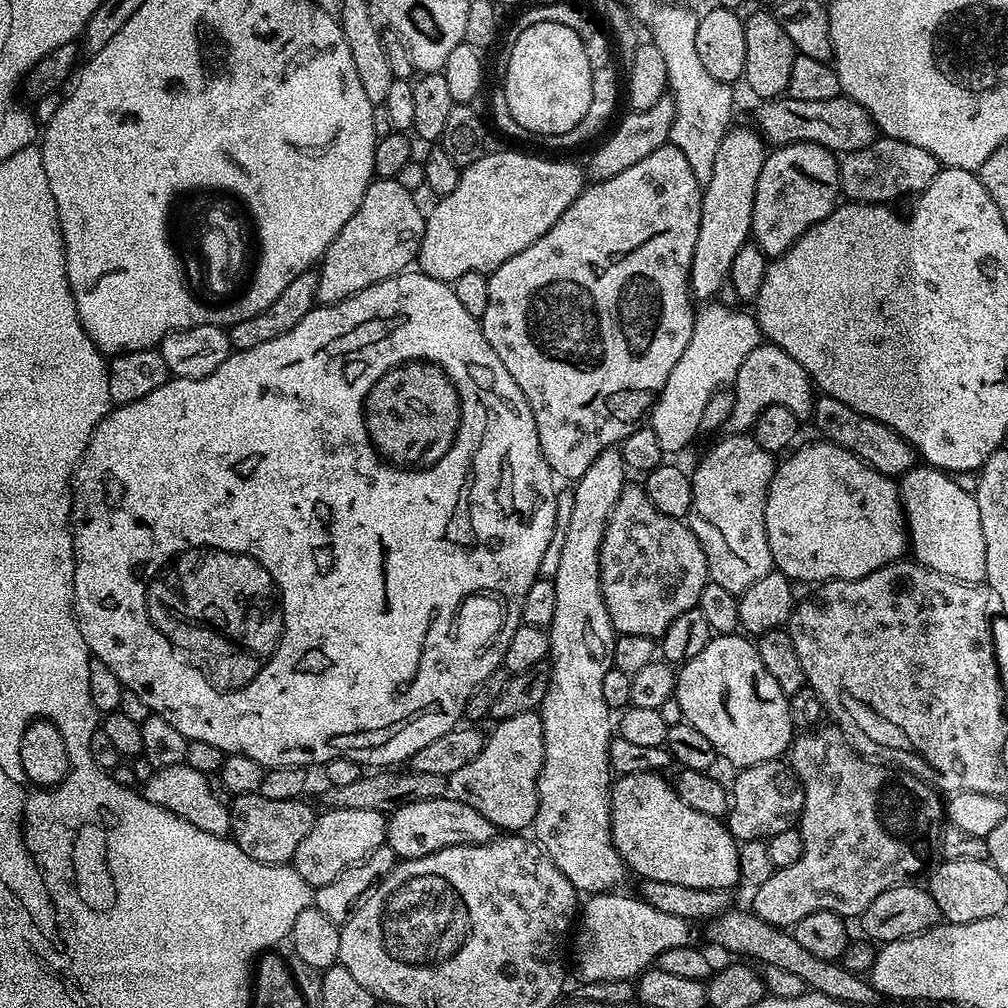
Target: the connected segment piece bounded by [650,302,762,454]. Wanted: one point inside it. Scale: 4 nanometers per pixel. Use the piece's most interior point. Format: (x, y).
(722, 336)

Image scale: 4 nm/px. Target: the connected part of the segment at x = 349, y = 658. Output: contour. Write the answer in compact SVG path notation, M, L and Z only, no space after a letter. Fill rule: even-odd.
M405 270L374 286L366 286L366 290L337 304L314 306L306 318L294 326L294 330L286 330L286 334L278 334L278 338L270 338L270 342L250 346L250 350L233 351L226 362L218 366L218 370L202 378L170 378L158 386L158 390L146 394L146 398L113 407L102 418L80 463L76 465L72 490L76 621L89 653L95 659L106 662L106 666L118 674L125 688L134 690L134 694L146 702L149 713L166 718L166 722L170 722L170 726L174 726L174 730L178 730L178 734L185 736L188 741L210 742L210 746L218 746L218 750L226 754L242 754L246 758L254 758L254 762L261 764L265 770L286 766L299 768L309 766L308 764L322 766L339 756L376 770L385 766L400 766L403 765L400 764L403 760L404 763L411 761L412 755L422 750L422 746L457 727L464 716L464 707L470 694L474 694L476 687L503 665L506 646L510 646L510 638L514 638L514 630L518 630L522 622L522 598L526 598L526 590L530 590L530 586L540 576L542 554L546 554L546 546L550 546L550 534L556 532L558 487L555 483L557 484L554 473L540 449L534 414L522 390L514 378L510 378L510 370L502 366L502 358L498 358L498 354L494 354L494 346L486 342L486 334L479 319L471 316L463 308L462 302L458 302L451 283L430 278L419 270Z

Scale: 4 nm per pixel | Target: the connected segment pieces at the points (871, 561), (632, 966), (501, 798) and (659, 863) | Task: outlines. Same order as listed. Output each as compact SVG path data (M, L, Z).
M823 438L817 441L817 444L801 443L784 458L789 460L781 459L768 487L766 538L770 542L775 571L793 582L857 580L888 564L897 563L909 543L897 481L891 476L883 476L850 450L830 444Z
M593 893L581 907L572 947L579 979L585 983L635 979L666 950L689 944L693 939L689 921L665 914L641 897L622 893Z
M539 711L514 714L514 718L501 720L495 727L478 758L446 778L447 795L490 818L496 829L516 834L535 821L538 810L538 778L544 761L542 718Z
M642 772L620 776L612 786L612 841L616 852L629 869L644 880L678 882L678 886L694 886L702 890L711 888L735 889L740 884L738 870L738 842L733 838L723 819L702 814L694 806L686 806L678 798L675 787L664 781L658 772Z

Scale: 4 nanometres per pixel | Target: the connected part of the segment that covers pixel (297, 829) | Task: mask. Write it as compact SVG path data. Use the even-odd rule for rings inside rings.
M259 792L235 797L230 804L231 839L258 862L288 864L294 858L294 850L298 850L302 838L310 834L310 826L314 826L317 818L317 813L312 812L306 801L301 798L277 802L275 798L266 798Z

